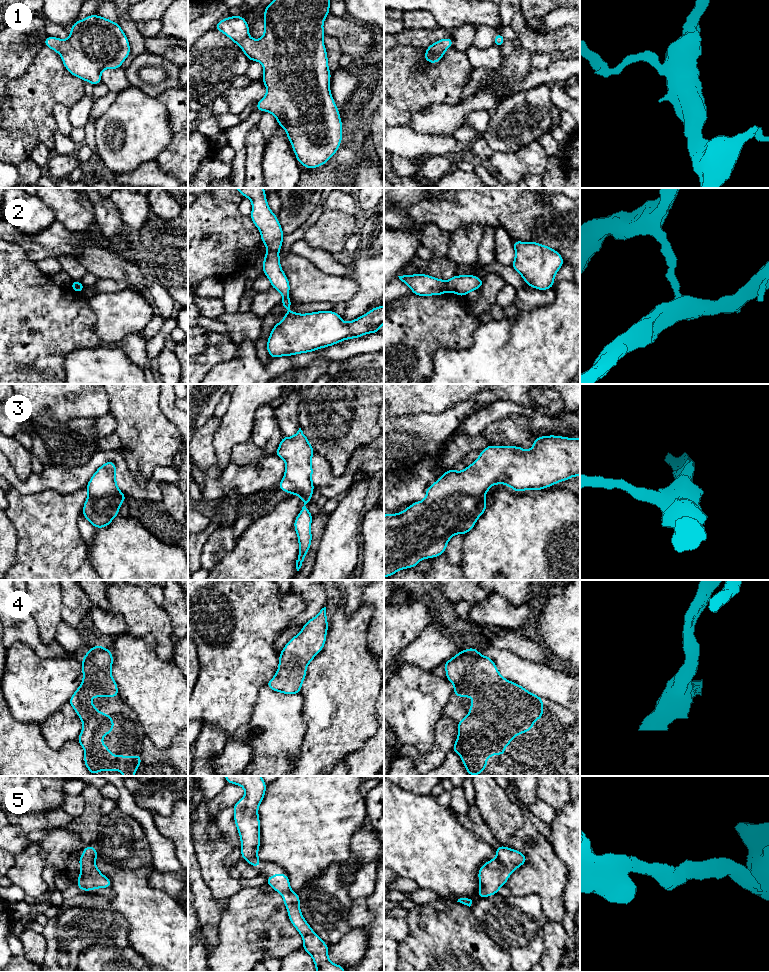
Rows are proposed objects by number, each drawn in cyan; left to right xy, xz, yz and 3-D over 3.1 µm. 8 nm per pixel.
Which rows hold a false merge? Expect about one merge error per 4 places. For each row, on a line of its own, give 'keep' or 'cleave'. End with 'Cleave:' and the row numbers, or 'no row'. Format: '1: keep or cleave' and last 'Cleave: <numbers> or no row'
1: keep
2: cleave
3: keep
4: keep
5: keep
Cleave: 2

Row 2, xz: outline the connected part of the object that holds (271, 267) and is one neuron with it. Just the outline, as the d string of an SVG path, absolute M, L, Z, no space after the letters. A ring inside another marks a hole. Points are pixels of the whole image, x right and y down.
M267 250L262 264L262 270L270 280L271 287L282 294L283 299L281 304L283 308L290 309L292 305L292 301L288 298L290 284L280 266L280 256L278 252Z

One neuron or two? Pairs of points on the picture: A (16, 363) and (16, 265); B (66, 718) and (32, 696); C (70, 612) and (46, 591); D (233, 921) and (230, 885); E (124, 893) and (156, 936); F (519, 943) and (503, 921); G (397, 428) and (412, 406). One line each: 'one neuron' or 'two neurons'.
A: one neuron
B: two neurons
C: two neurons
D: two neurons
E: one neuron
F: one neuron
G: two neurons

